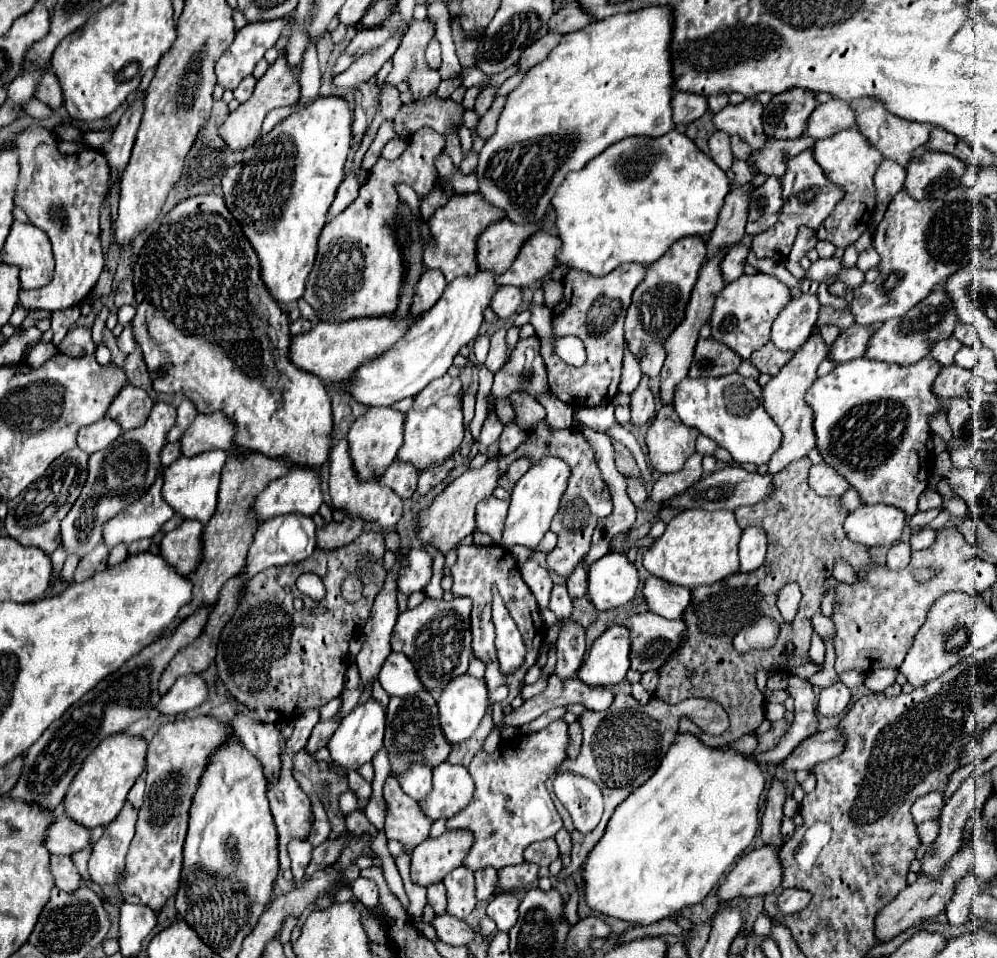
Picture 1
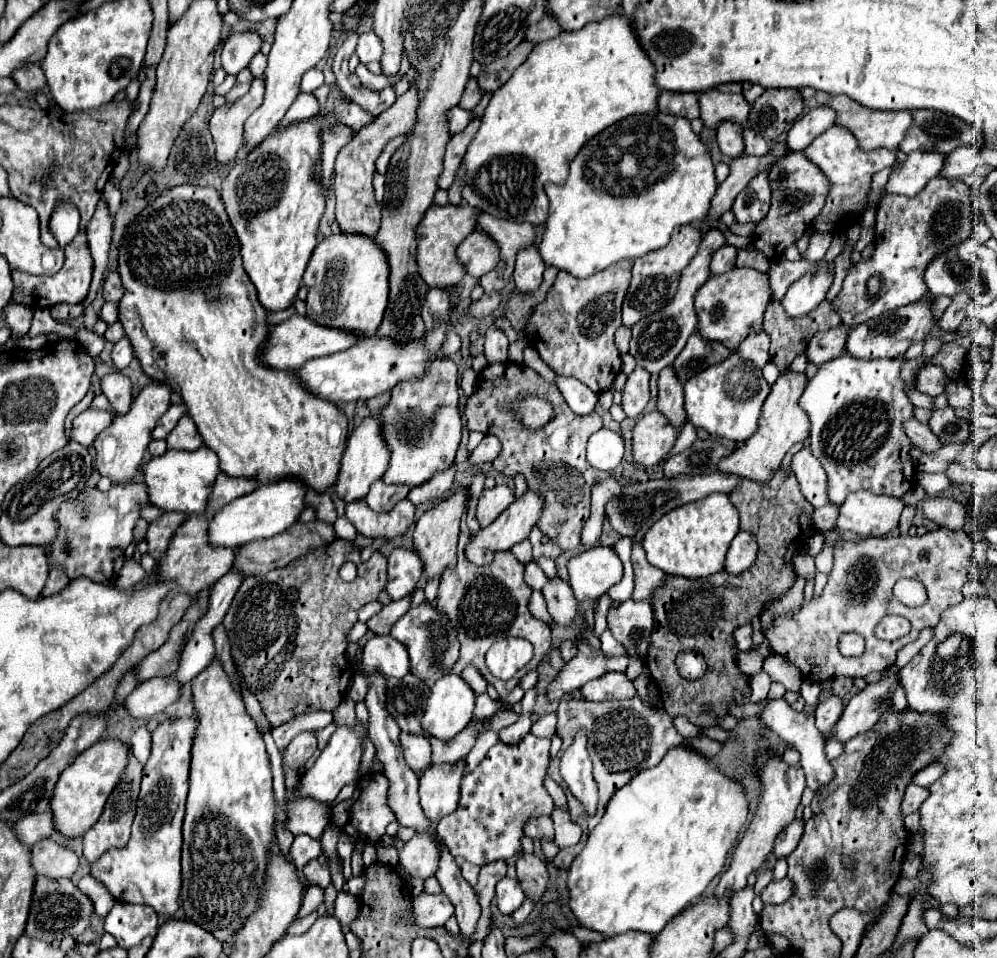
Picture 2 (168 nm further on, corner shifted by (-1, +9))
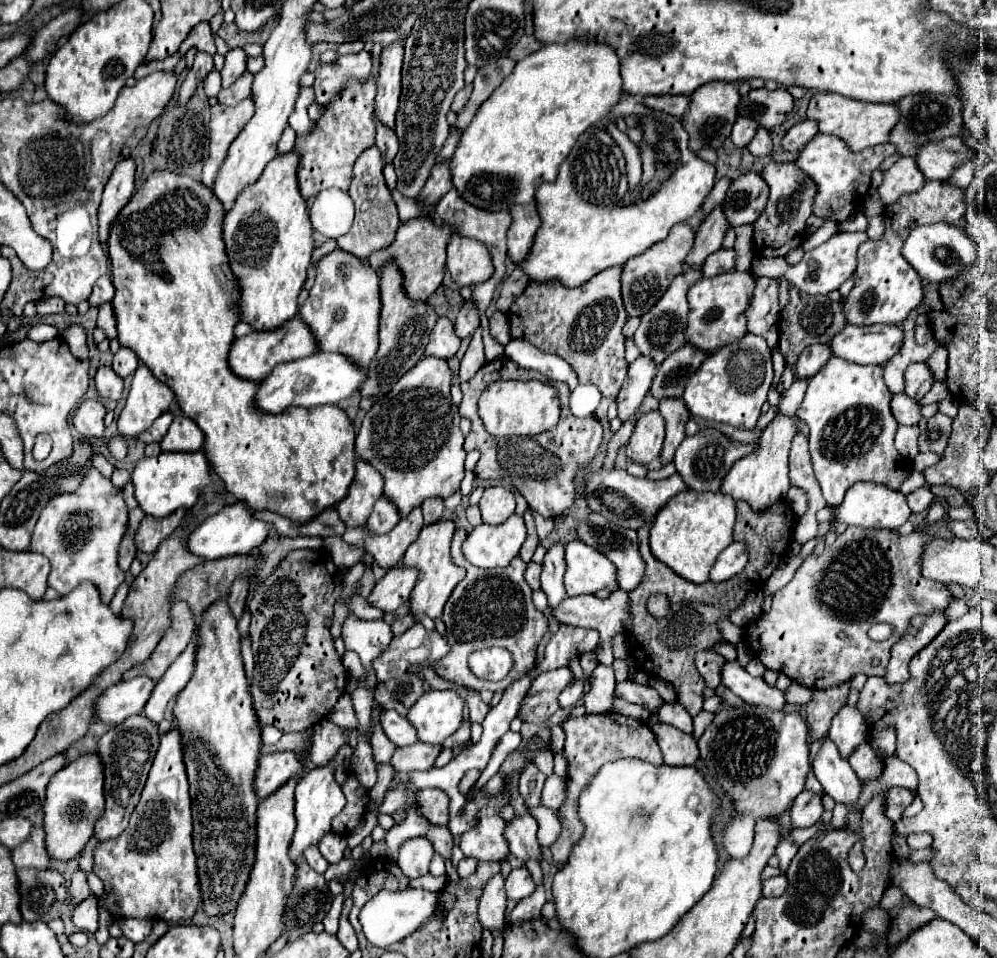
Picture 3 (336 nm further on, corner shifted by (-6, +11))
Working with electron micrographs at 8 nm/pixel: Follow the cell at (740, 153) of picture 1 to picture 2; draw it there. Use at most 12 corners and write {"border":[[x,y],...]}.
{"border":[[750,128],[744,130],[744,154],[764,156],[770,142]]}

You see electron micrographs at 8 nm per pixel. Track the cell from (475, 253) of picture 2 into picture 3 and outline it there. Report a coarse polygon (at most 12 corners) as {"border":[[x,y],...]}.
{"border":[[457,234],[447,270],[461,286],[493,276],[483,242]]}

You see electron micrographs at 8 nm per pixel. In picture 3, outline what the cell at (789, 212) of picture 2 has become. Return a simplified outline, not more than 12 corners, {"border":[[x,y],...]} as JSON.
{"border":[[769,162],[765,212],[753,222],[757,256],[801,246],[815,182],[795,162]]}

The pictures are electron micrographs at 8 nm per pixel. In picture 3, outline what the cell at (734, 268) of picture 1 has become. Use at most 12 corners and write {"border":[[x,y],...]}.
{"border":[[721,248],[701,266],[711,278],[735,268],[735,252]]}

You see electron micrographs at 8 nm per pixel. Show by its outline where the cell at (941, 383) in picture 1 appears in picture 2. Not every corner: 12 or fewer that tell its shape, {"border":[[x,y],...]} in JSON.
{"border":[[934,364],[916,374],[916,390],[942,394],[950,378]]}

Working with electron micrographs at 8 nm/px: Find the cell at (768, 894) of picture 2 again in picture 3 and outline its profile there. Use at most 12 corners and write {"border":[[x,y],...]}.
{"border":[[775,876],[763,882],[763,896],[779,898],[787,888],[787,878]]}

